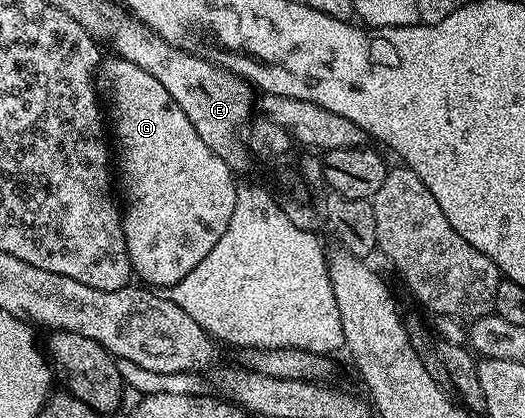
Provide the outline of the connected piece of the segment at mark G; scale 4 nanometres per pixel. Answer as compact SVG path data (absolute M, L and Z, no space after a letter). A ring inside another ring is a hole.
M110 56L110 59L103 61L99 65L96 75L96 89L110 106L114 106L108 110L108 118L114 121L114 134L112 130L112 138L118 141L118 150L116 146L116 174L122 177L122 186L120 182L120 198L124 203L124 213L122 216L122 227L124 228L124 240L128 244L128 256L130 257L130 269L135 275L138 274L143 283L150 288L168 288L172 284L176 284L180 280L184 280L184 276L188 276L188 272L192 272L192 268L196 268L196 264L200 264L200 260L204 260L204 256L208 256L208 252L216 246L216 240L220 240L228 226L228 220L232 218L232 208L236 208L236 192L238 186L234 182L234 174L230 171L231 163L225 158L221 158L216 152L212 152L212 148L208 148L208 144L204 144L204 140L200 140L200 136L196 133L196 128L192 128L192 120L188 120L188 116L184 116L184 112L180 109L180 104L176 104L176 100L172 100L172 96L168 96L168 91L164 89L164 84L160 84L160 80L156 80L156 76L148 76L148 72L144 72L144 68L136 68L136 64L132 64L128 60L117 56Z

